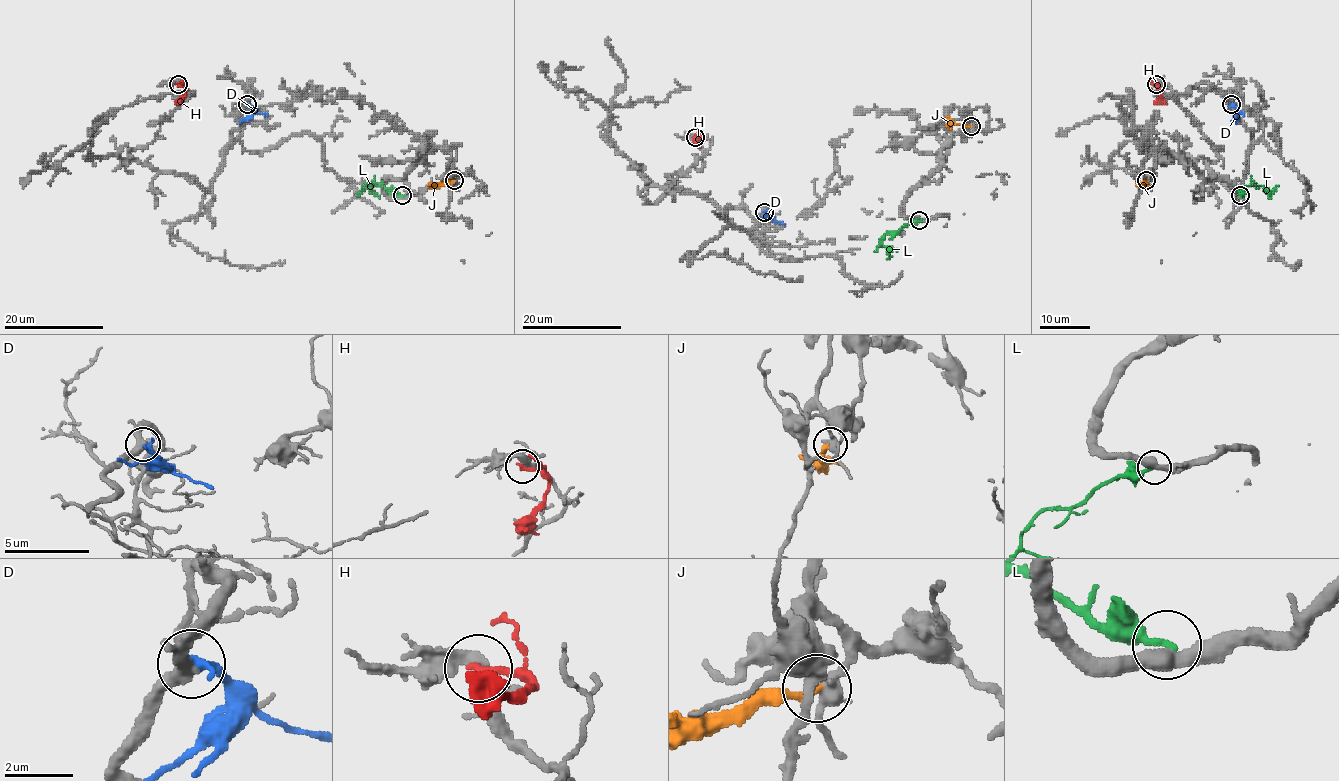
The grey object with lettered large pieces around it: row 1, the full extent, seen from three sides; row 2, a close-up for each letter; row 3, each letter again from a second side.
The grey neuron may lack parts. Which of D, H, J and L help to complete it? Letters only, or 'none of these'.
none of these

